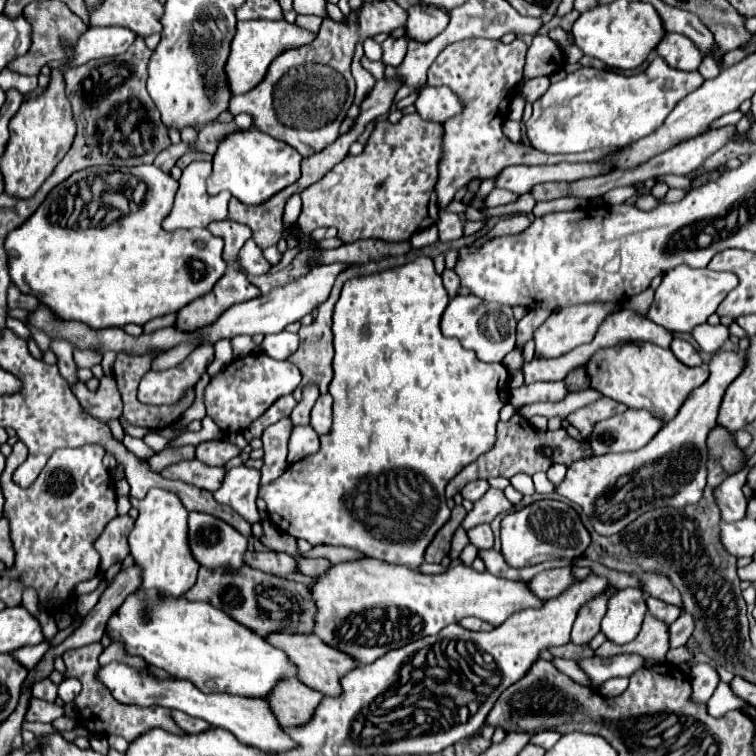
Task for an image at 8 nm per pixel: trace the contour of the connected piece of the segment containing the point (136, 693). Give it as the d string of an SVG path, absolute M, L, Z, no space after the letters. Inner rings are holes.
M110 662L98 668L96 678L112 692L112 696L122 704L136 704L136 706L164 706L170 710L182 710L190 716L206 720L210 726L220 726L232 732L242 744L272 750L272 752L286 752L294 746L292 738L284 734L274 718L270 706L260 698L246 698L236 694L204 694L192 682L178 680L178 678L158 678L150 672L142 672L140 668L128 666L124 662Z

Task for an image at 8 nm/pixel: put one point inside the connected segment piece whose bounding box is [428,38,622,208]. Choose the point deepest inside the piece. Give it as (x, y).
(484, 73)

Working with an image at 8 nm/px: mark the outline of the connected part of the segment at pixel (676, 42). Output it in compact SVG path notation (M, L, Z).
M666 34L656 48L656 54L662 56L672 68L678 70L698 70L702 64L704 54L682 34Z

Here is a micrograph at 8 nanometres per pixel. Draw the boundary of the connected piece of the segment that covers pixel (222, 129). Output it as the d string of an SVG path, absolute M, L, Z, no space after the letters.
M224 122L208 124L208 126L204 126L204 128L198 132L198 142L196 142L196 146L198 146L202 152L214 154L220 138L224 138L224 136L236 132L236 130L240 130L240 128L238 128L234 122L228 122L228 124L224 124Z

